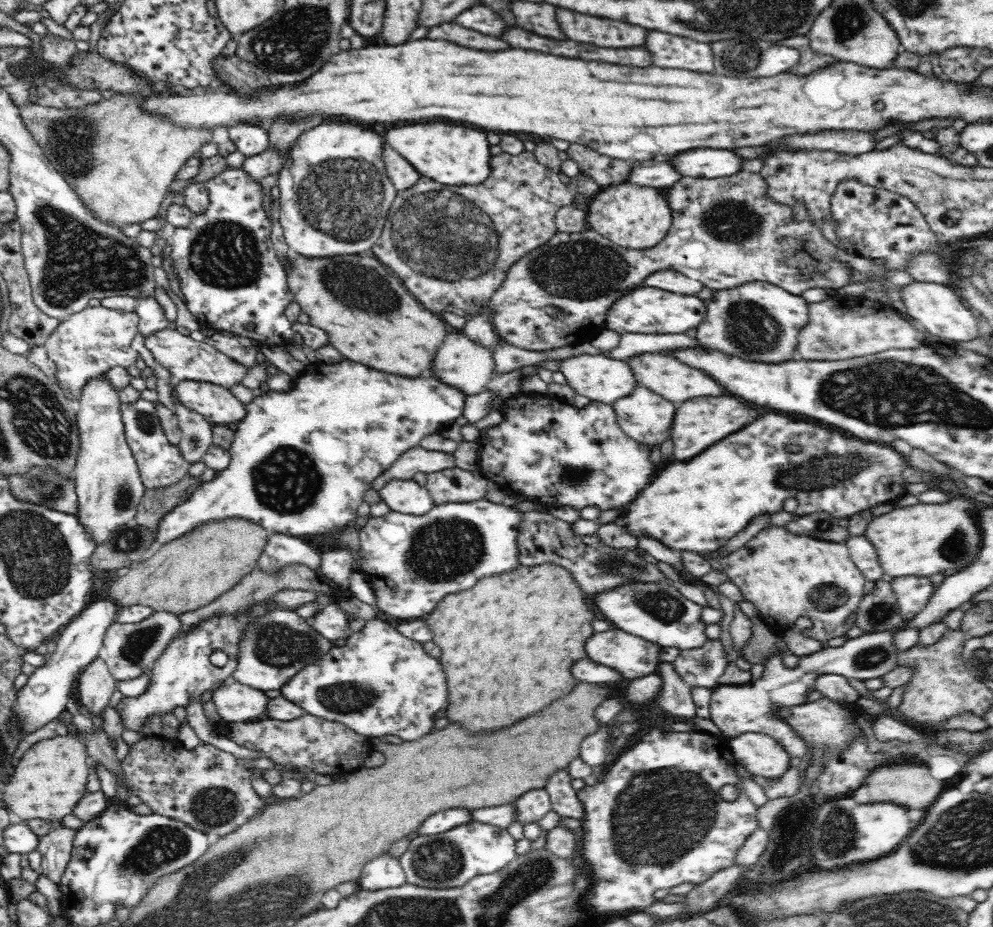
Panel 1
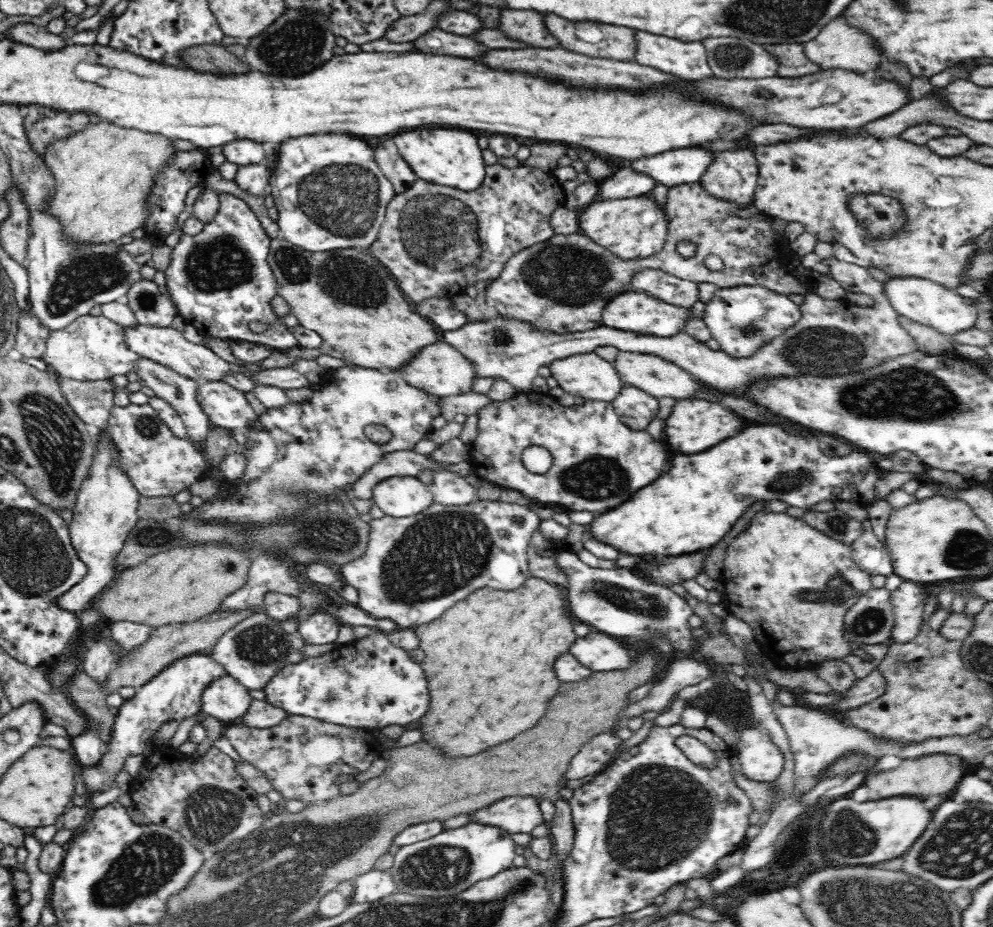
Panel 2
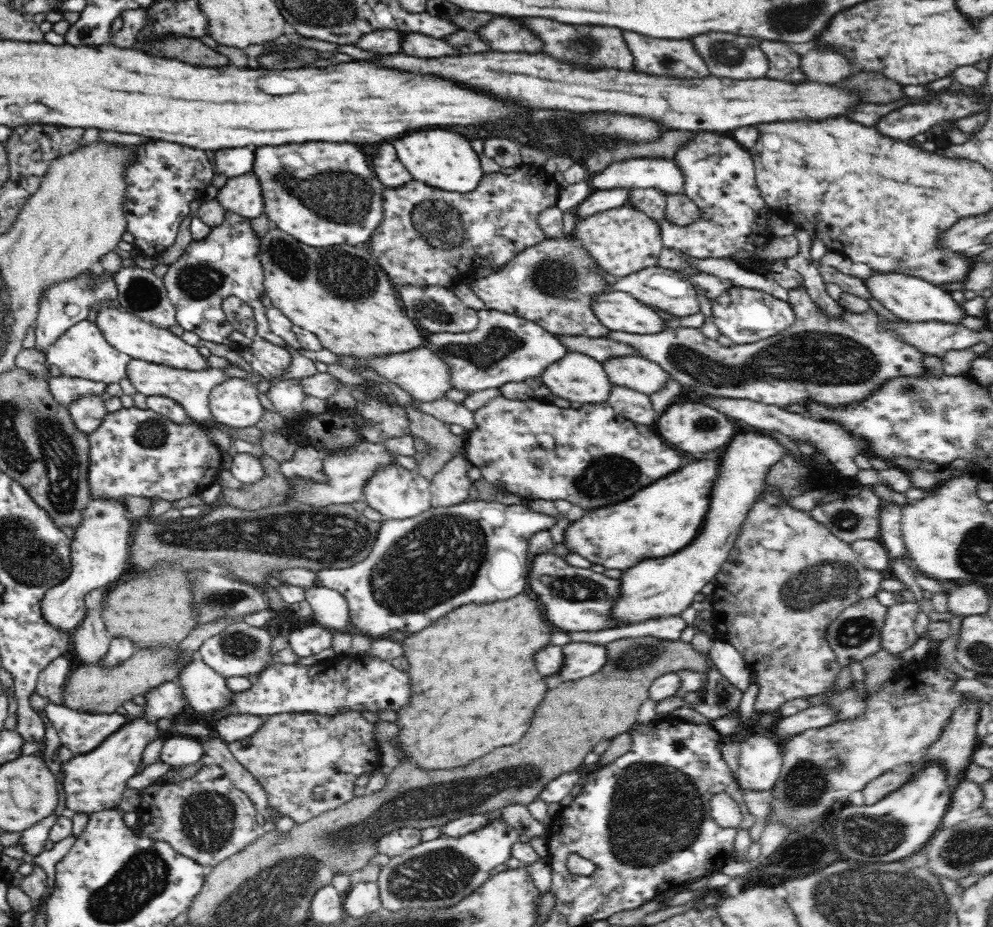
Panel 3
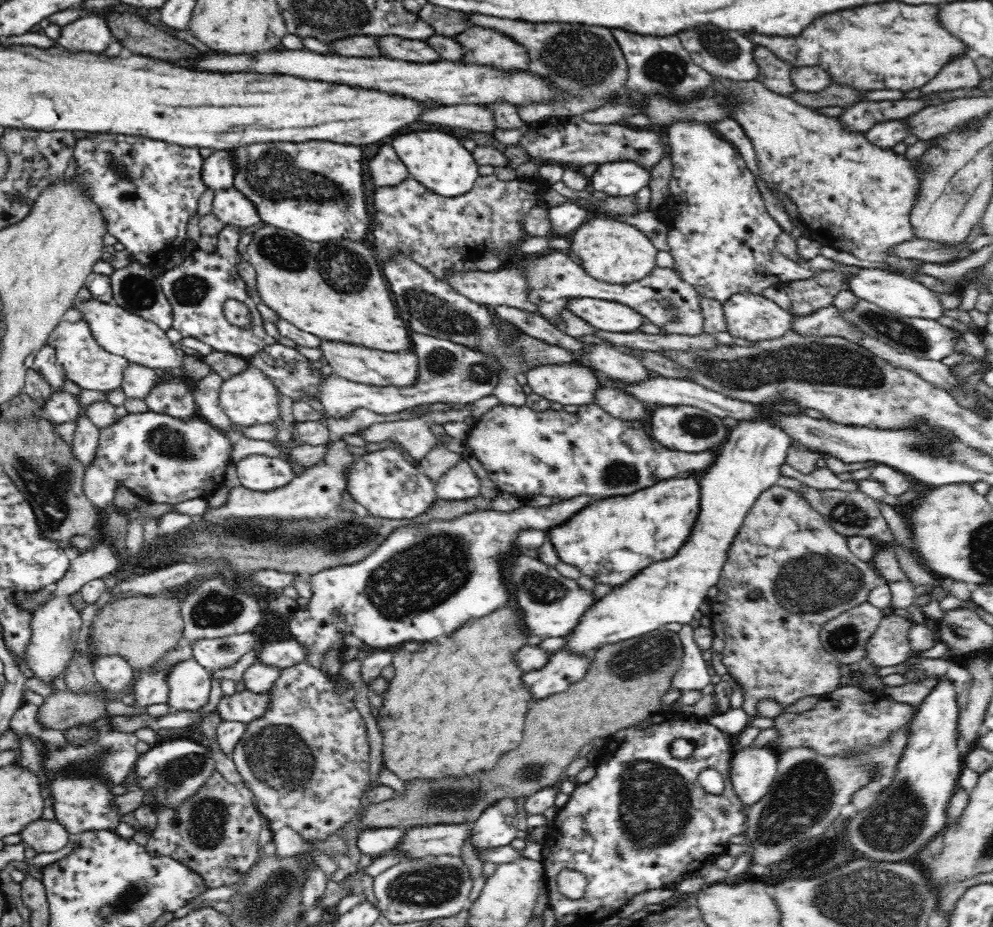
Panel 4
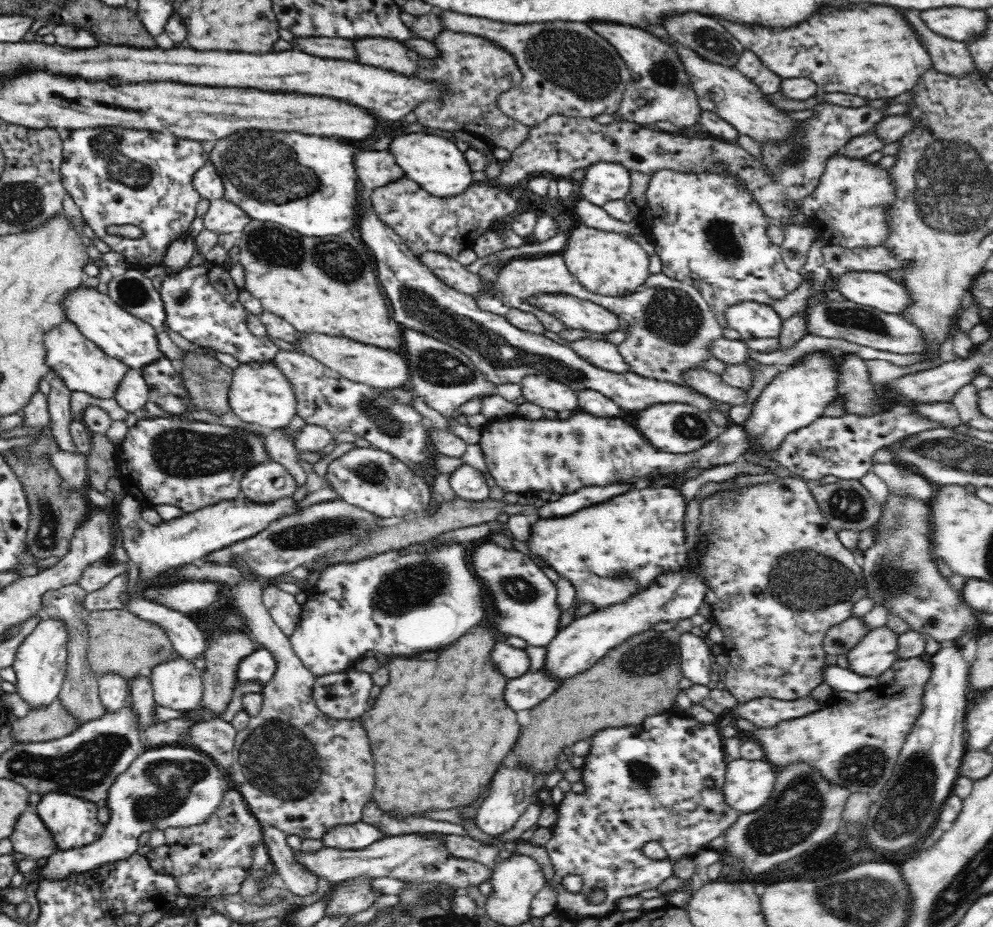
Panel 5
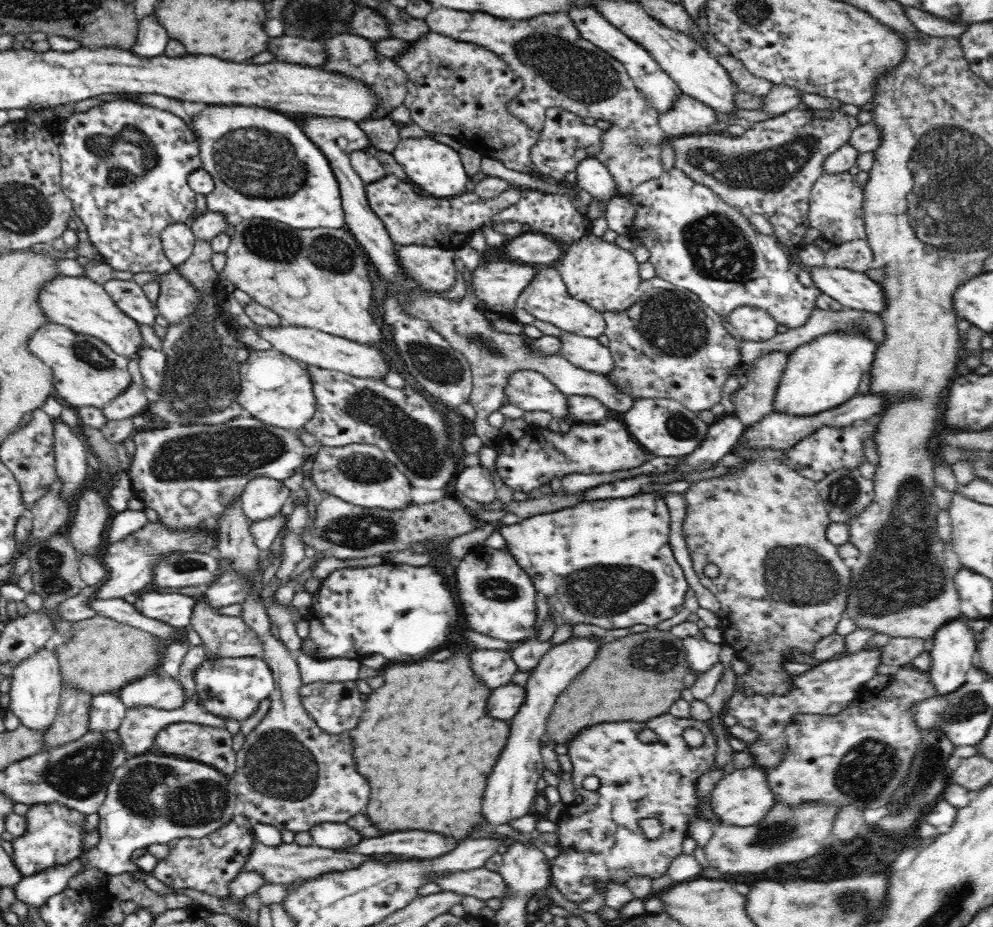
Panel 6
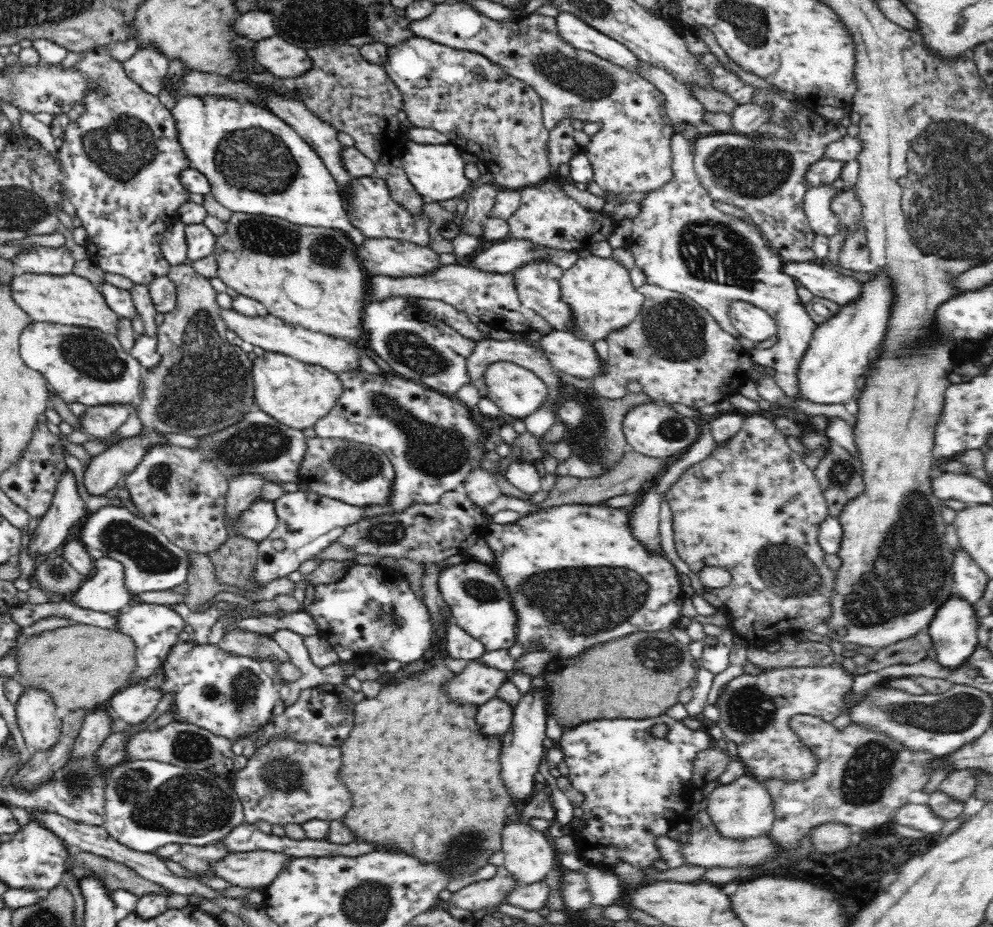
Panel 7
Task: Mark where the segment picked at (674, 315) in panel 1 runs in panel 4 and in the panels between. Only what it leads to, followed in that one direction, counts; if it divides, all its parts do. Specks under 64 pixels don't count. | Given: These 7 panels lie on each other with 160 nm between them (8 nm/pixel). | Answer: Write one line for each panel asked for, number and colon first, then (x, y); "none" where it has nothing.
2: (640, 312)
3: (620, 311)
4: (609, 315)

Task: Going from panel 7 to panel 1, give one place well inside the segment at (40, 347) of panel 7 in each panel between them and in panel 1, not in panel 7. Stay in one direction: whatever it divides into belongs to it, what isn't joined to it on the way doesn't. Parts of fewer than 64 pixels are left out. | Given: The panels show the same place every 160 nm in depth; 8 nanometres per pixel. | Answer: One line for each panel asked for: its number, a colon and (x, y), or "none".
1: (92, 341)
2: (91, 347)
3: (83, 351)
4: (87, 364)
5: (84, 367)
6: (86, 373)

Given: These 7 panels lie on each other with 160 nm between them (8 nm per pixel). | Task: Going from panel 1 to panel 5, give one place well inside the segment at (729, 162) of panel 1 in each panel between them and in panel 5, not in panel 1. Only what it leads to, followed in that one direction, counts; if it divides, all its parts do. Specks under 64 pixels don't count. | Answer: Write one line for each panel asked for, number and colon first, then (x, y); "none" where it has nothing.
2: (685, 165)
3: (665, 174)
4: (624, 178)
5: (604, 181)

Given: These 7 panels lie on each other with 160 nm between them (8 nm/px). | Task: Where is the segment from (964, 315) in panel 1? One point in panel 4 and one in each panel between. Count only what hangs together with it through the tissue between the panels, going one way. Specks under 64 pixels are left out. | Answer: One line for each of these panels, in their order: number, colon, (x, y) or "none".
2: (925, 301)
3: (915, 300)
4: (896, 293)

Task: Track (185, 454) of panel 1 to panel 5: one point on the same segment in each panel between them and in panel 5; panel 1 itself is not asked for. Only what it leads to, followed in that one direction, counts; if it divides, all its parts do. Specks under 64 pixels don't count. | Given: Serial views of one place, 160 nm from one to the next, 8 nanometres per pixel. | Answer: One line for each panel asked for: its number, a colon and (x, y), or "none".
2: (180, 393)
3: (190, 389)
4: (138, 381)
5: (133, 393)

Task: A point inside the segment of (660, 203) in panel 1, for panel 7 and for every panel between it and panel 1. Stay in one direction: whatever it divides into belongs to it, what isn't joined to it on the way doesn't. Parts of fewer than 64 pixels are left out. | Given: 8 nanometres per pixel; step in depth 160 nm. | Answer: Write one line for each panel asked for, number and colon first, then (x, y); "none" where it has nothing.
2: (635, 227)
3: (624, 239)
4: (611, 250)
5: (610, 263)
6: (600, 273)
7: (601, 296)

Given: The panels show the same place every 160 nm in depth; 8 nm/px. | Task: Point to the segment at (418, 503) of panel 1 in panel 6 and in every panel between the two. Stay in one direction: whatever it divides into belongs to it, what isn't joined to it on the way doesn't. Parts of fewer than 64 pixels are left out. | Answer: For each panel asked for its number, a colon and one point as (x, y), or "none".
2: (400, 496)
3: (397, 493)
4: (389, 487)
5: (377, 481)
6: (340, 471)

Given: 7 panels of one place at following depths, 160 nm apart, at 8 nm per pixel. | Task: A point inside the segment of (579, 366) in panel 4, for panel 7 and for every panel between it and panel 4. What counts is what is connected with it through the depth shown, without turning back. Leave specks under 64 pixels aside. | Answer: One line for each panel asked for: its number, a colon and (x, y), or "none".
5: (541, 390)
6: (529, 390)
7: (517, 392)

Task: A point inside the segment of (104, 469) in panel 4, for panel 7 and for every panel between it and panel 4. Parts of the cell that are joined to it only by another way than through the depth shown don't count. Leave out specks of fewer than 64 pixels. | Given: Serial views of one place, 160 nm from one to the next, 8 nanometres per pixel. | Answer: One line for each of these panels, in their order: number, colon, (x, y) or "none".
5: (190, 464)
6: (190, 475)
7: (182, 492)

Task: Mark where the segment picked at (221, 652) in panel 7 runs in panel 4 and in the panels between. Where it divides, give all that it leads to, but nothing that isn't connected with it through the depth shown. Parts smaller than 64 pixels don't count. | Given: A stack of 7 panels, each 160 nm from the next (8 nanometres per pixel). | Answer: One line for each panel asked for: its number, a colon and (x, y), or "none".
4: (287, 653)
5: (261, 665)
6: (233, 687)

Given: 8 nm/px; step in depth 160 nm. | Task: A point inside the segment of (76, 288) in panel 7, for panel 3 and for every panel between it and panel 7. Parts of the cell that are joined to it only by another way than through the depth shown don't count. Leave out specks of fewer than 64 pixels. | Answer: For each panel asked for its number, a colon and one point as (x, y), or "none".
3: (139, 339)
4: (140, 341)
5: (121, 335)
6: (82, 305)

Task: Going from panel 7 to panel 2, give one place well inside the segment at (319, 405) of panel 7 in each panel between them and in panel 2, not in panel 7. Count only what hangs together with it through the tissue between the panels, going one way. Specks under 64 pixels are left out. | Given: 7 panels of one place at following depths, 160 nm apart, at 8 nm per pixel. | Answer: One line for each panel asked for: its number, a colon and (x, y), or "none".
2: (226, 407)
3: (235, 403)
4: (247, 399)
5: (259, 394)
6: (274, 389)

